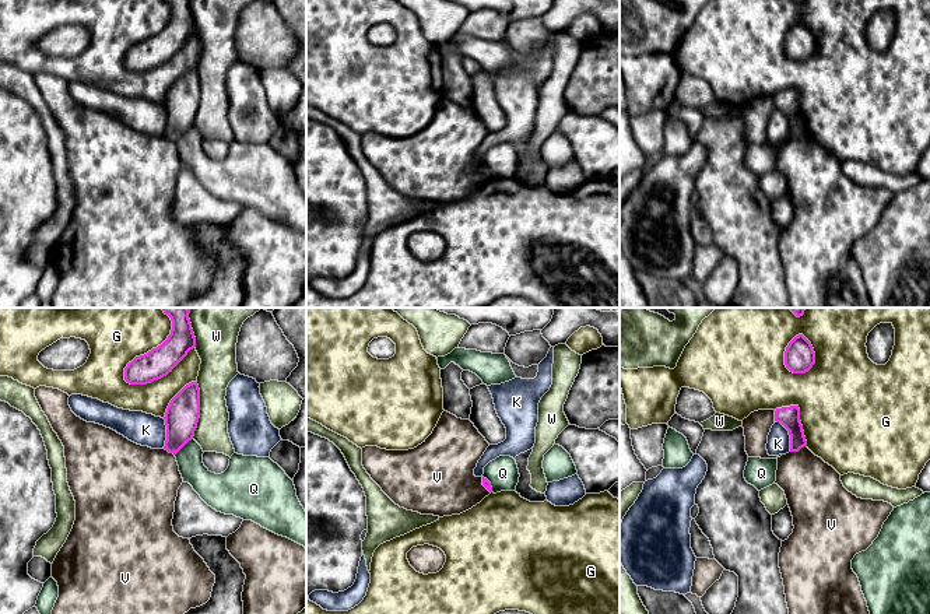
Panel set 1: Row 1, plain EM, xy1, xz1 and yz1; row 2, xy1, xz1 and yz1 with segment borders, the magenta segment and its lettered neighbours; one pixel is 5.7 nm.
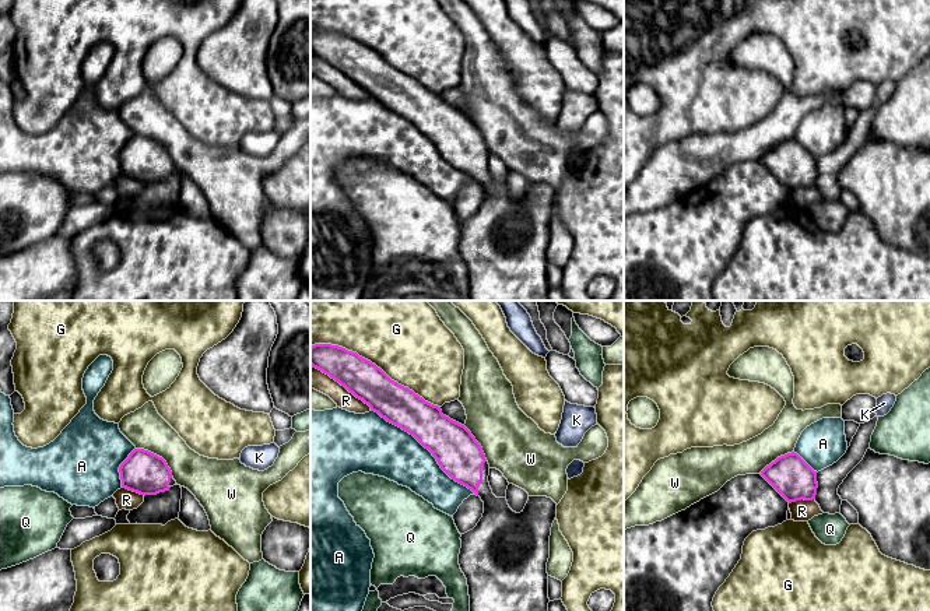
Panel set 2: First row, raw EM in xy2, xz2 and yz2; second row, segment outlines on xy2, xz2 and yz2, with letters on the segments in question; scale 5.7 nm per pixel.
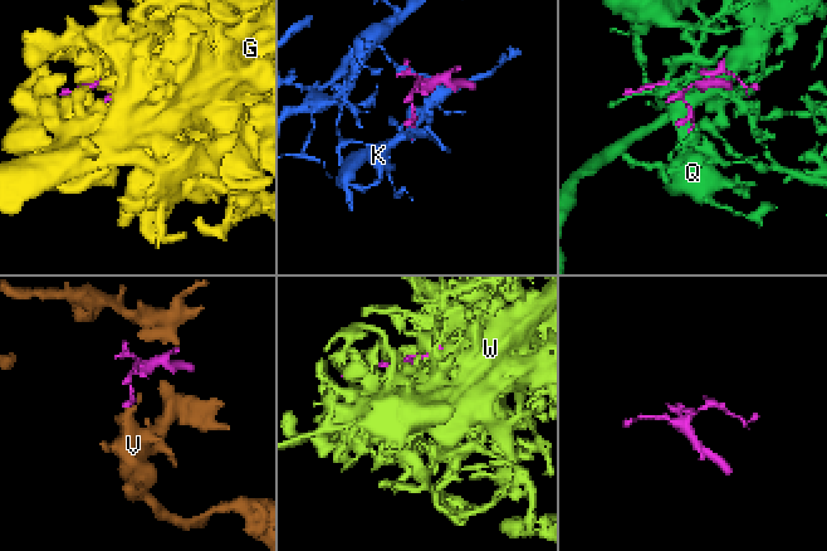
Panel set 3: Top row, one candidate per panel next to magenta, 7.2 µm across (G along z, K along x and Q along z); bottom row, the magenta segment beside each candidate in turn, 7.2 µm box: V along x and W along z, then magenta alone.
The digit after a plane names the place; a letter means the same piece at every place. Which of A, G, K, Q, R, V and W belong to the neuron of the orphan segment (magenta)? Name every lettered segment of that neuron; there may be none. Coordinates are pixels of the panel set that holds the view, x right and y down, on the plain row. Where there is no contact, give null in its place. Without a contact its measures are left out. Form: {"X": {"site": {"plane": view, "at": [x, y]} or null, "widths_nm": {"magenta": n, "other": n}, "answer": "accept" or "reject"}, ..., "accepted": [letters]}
{"A": {"site": {"plane": "xz2", "at": [425, 134]}, "widths_nm": {"magenta": 260, "other": 300}, "answer": "reject"}, "G": {"site": {"plane": "xy1", "at": [148, 38]}, "widths_nm": {"magenta": 170, "other": 300}, "answer": "reject"}, "K": {"site": {"plane": "yz1", "at": [789, 120]}, "widths_nm": {"magenta": 120, "other": 130}, "answer": "reject"}, "Q": {"site": {"plane": "xy1", "at": [183, 132]}, "widths_nm": {"magenta": 190, "other": 150}, "answer": "reject"}, "R": {"site": {"plane": "xz2", "at": [341, 72]}, "widths_nm": {"magenta": 220, "other": 120}, "answer": "reject"}, "V": {"site": {"plane": "yz1", "at": [797, 137]}, "widths_nm": {"magenta": 120, "other": 320}, "answer": "reject"}, "W": {"site": {"plane": "xy1", "at": [199, 97]}, "widths_nm": {"magenta": 190, "other": 190}, "answer": "reject"}, "accepted": []}

